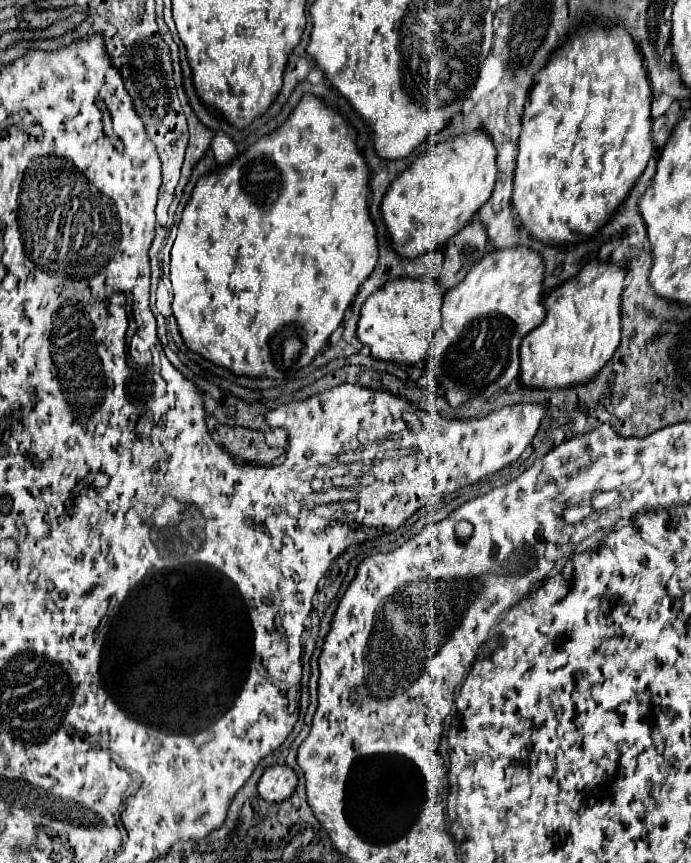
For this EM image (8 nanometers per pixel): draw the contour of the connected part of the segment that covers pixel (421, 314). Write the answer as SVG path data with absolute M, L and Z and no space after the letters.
M396 279L380 287L376 295L370 295L366 299L366 303L362 305L360 319L358 319L356 337L362 345L370 349L374 359L382 359L390 363L418 363L428 357L430 339L440 327L440 307L442 307L442 291L436 289L436 285L430 285L420 279Z

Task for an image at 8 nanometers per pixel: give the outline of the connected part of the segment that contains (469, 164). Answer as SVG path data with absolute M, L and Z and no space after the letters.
M484 131L450 137L430 147L412 167L400 173L382 199L382 219L398 255L420 257L466 227L474 213L490 199L496 181L496 149Z

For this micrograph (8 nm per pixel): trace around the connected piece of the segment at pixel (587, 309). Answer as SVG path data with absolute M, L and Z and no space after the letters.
M590 263L576 277L546 297L546 319L530 331L520 347L520 383L530 389L568 389L588 383L610 359L620 343L620 293L626 271L616 263Z

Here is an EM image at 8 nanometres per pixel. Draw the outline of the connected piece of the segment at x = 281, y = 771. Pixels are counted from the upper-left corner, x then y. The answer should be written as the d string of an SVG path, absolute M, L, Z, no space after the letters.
M272 765L268 767L260 781L258 781L258 793L268 803L278 803L288 799L296 789L298 777L296 771L288 765Z

